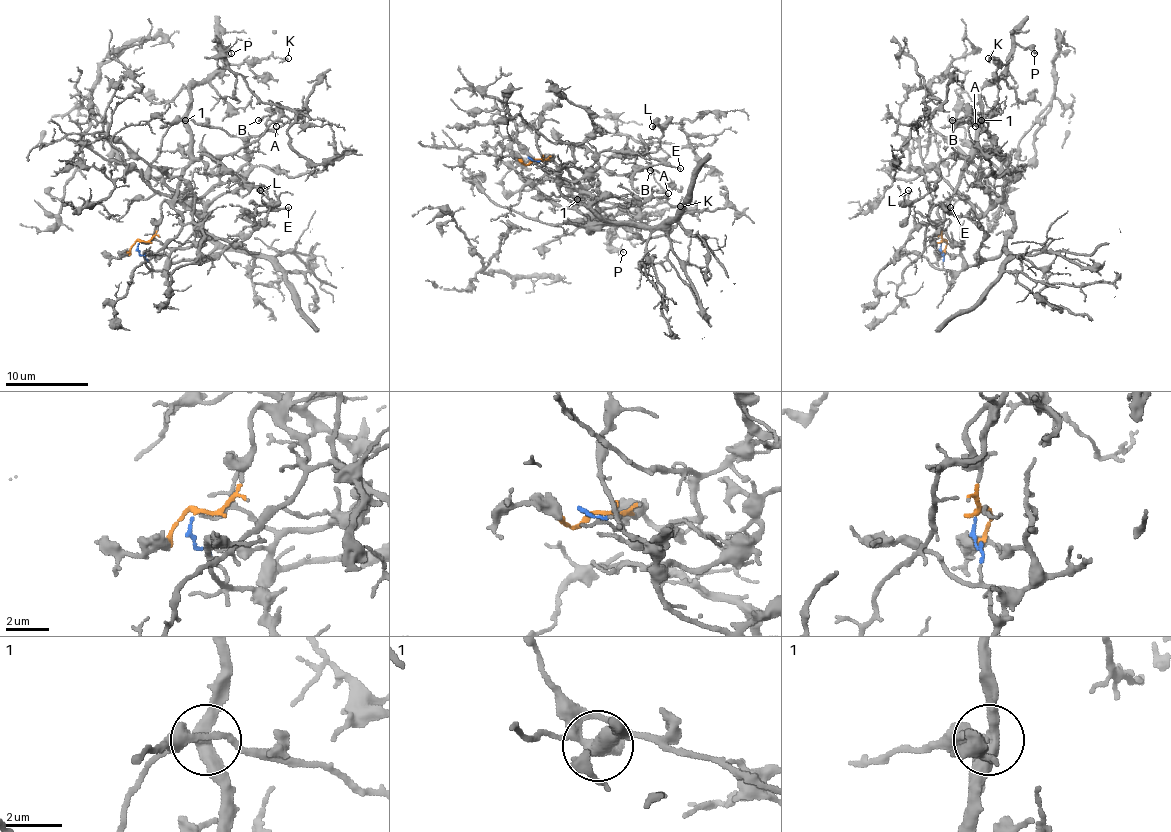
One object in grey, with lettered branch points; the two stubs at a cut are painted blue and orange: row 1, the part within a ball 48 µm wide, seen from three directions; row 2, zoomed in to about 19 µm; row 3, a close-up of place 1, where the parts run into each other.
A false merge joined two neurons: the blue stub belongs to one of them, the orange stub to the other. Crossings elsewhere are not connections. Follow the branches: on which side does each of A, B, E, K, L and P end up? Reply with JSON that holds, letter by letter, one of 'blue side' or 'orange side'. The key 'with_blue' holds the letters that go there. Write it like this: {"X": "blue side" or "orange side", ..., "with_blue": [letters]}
{"A": "blue side", "B": "blue side", "E": "blue side", "K": "orange side", "L": "orange side", "P": "orange side", "with_blue": ["A", "B", "E"]}

